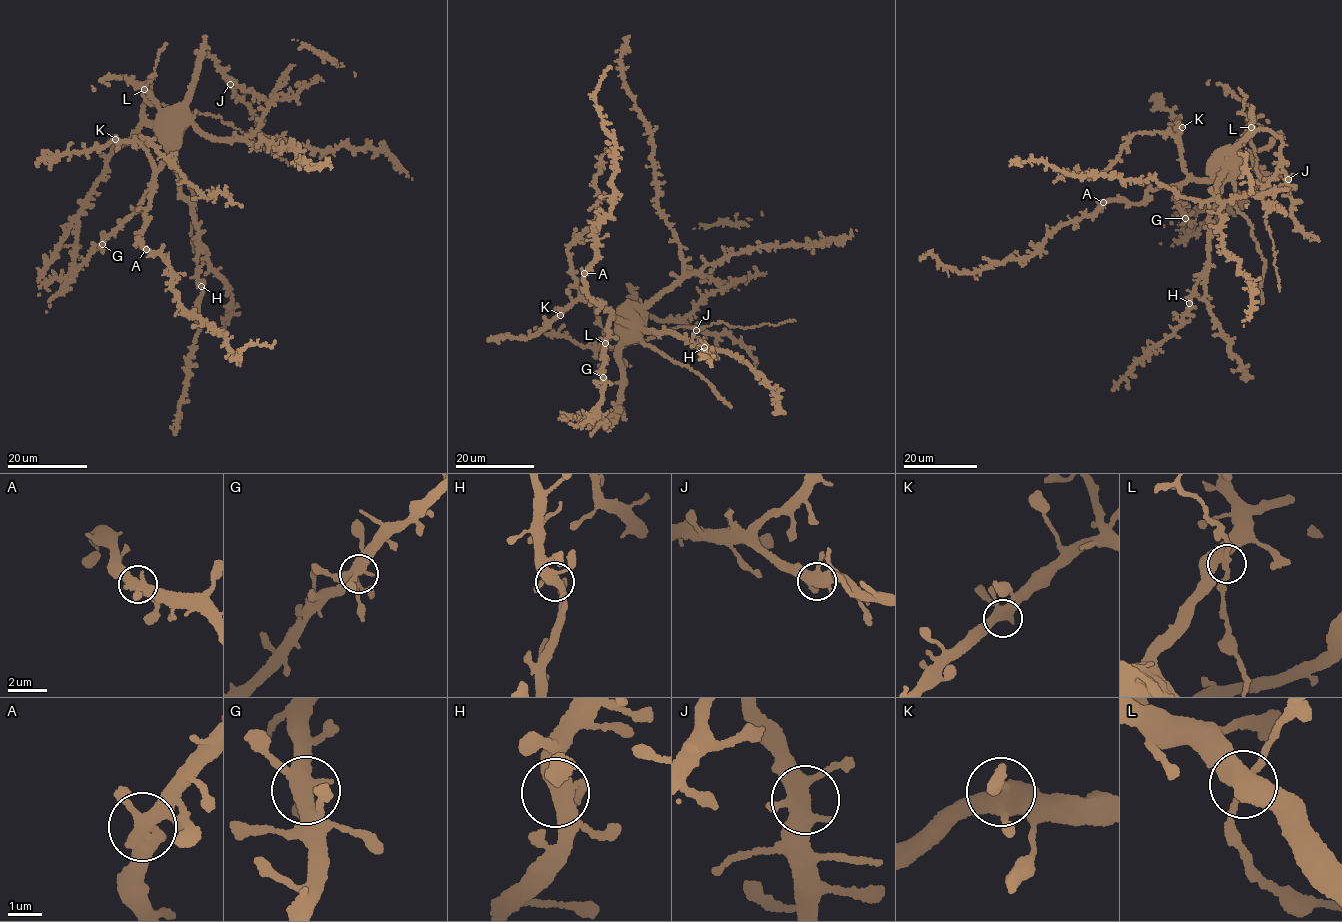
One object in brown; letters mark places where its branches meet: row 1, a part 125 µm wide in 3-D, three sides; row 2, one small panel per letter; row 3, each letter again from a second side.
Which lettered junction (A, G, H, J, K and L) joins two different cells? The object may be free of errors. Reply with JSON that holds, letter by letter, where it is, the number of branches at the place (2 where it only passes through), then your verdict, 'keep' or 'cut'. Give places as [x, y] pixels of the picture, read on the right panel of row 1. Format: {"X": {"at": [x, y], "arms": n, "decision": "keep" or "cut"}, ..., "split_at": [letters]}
{"A": {"at": [1103, 202], "arms": 4, "decision": "keep"}, "G": {"at": [1185, 218], "arms": 4, "decision": "keep"}, "H": {"at": [1189, 303], "arms": 4, "decision": "keep"}, "J": {"at": [1288, 179], "arms": 4, "decision": "keep"}, "K": {"at": [1182, 127], "arms": 4, "decision": "keep"}, "L": {"at": [1251, 127], "arms": 4, "decision": "keep"}, "split_at": []}

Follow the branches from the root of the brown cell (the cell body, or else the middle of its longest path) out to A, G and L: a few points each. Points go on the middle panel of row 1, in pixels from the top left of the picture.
A: (629, 315), (635, 317), (626, 324), (589, 295), (584, 272)
G: (629, 315), (635, 317), (628, 322), (630, 324), (614, 317), (608, 322), (603, 377)
L: (629, 315), (635, 312), (605, 343)

